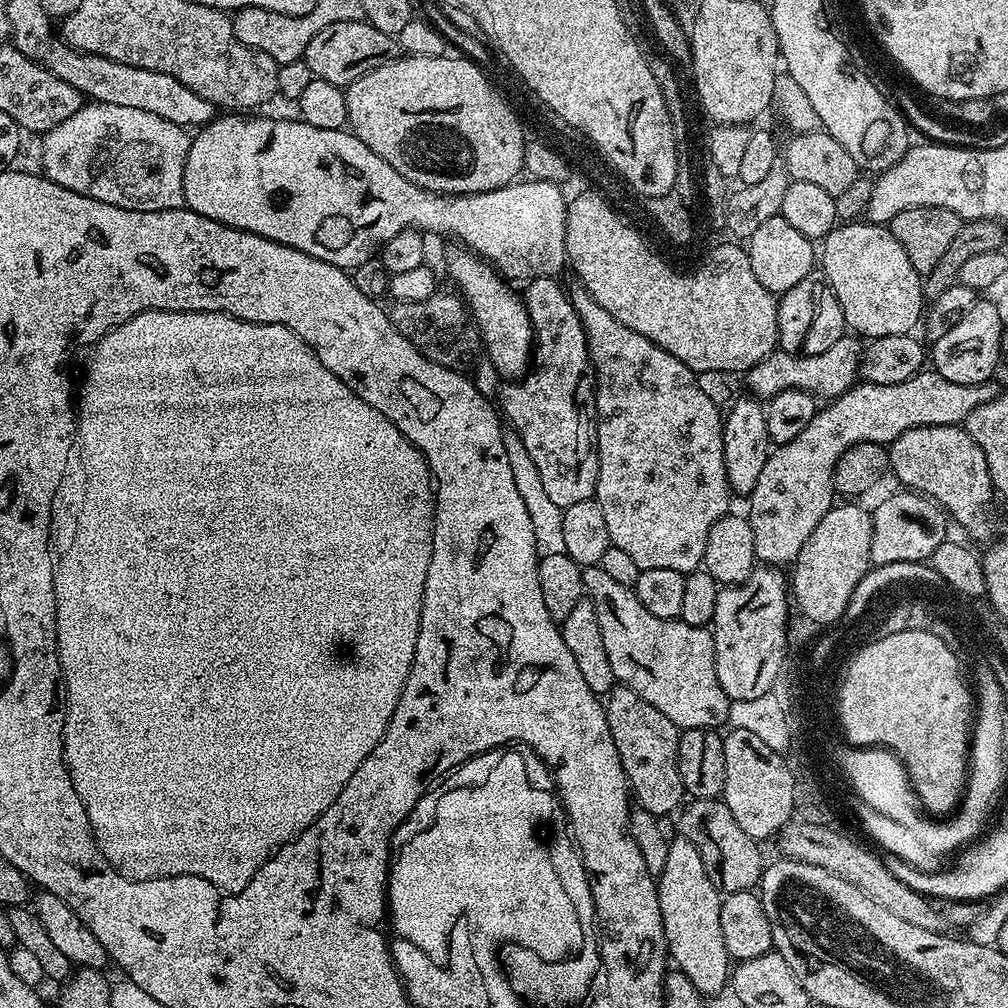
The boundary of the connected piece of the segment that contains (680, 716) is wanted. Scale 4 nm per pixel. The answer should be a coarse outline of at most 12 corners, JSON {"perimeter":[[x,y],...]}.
{"perimeter":[[584,568],[610,670],[680,729],[728,724],[707,627]]}

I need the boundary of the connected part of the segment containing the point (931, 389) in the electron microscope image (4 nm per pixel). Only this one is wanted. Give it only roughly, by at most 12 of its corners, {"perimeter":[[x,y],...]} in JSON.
{"perimeter":[[935,370],[857,382],[773,447],[746,509],[756,559],[796,563],[858,442],[963,425],[998,395]]}

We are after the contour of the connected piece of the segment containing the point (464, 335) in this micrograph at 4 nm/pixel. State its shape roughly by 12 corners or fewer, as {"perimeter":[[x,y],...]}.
{"perimeter":[[459,295],[396,302],[392,324],[430,362],[464,370],[480,331]]}

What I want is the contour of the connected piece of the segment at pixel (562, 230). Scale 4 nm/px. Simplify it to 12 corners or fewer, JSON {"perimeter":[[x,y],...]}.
{"perimeter":[[220,114],[184,203],[351,270],[453,236],[505,280],[568,264],[561,185],[425,192],[344,128]]}

